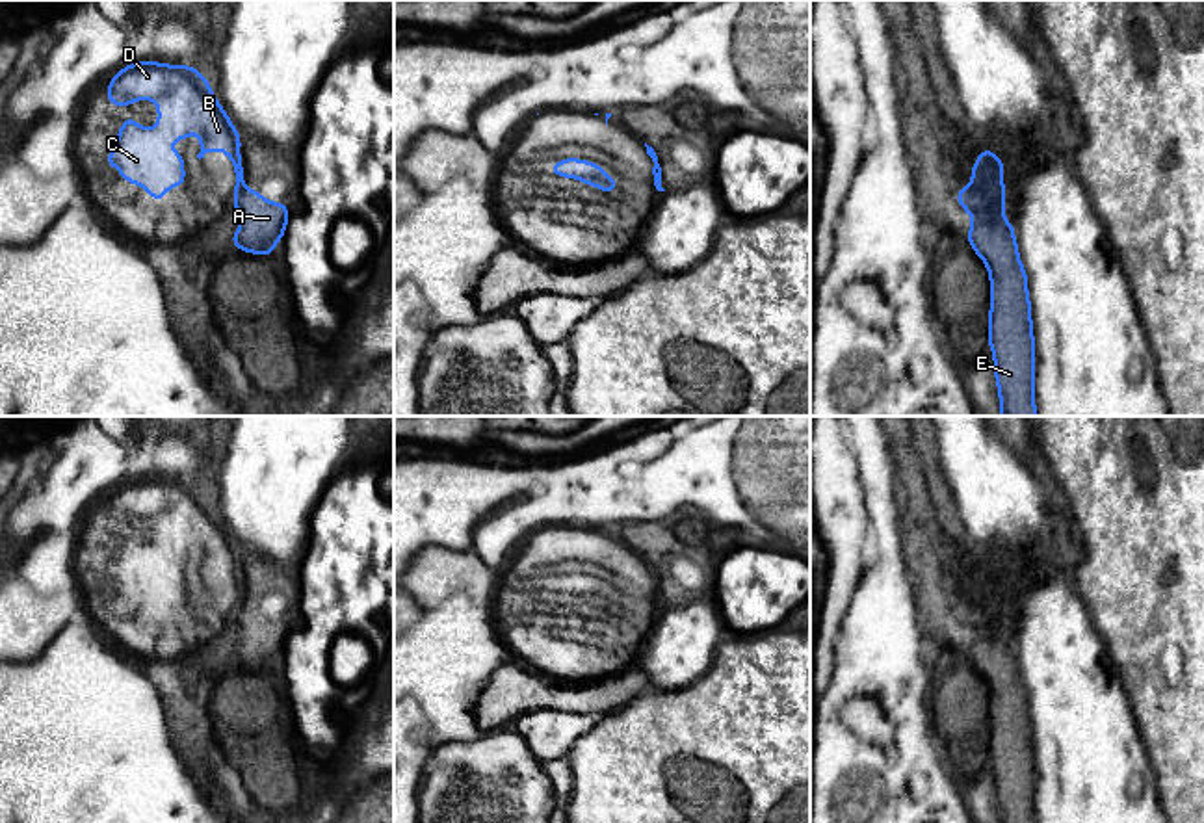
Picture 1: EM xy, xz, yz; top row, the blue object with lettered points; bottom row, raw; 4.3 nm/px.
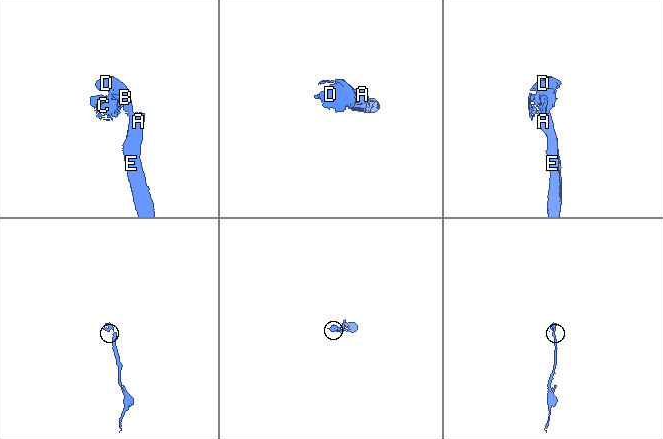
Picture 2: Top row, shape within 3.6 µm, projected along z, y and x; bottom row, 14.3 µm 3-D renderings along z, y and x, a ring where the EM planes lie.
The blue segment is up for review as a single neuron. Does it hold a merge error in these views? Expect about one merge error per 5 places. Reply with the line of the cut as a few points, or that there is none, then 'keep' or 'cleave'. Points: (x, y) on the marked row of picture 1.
cut in yz along (974, 181), (1000, 184); cleave

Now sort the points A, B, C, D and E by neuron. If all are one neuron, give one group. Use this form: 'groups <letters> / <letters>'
groups A E / B C D

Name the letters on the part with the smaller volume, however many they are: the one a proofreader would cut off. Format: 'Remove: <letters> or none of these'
Remove: B, C, D

